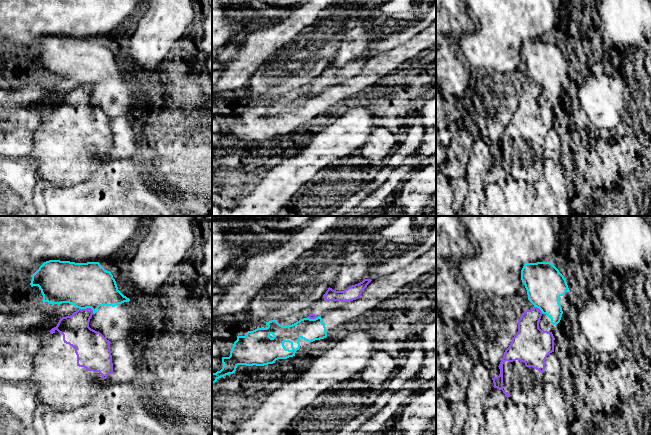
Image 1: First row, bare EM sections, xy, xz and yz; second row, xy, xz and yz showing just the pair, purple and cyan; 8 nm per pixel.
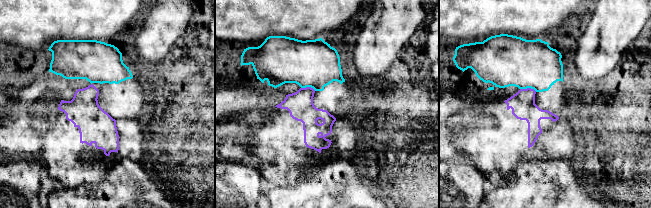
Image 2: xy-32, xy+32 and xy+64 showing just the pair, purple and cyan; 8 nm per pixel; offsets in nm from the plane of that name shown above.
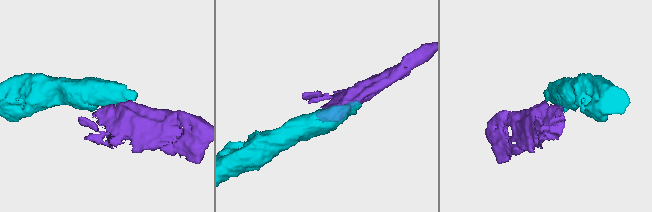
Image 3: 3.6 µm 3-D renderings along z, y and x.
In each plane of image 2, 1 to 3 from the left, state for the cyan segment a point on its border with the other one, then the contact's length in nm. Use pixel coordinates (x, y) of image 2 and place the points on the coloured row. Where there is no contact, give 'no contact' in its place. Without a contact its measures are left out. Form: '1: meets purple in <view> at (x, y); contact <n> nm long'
1: no contact
2: meets purple in xy+32 at (308, 87); contact 120 nm long
3: meets purple in xy+64 at (528, 88); contact 140 nm long

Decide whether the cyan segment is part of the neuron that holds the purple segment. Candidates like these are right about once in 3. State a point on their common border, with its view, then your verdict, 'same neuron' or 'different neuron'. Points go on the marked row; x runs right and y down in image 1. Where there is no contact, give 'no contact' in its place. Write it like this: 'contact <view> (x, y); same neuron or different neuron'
contact xy (87, 308); different neuron

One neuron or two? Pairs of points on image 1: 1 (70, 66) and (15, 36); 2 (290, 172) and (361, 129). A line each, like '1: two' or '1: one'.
1: two
2: one

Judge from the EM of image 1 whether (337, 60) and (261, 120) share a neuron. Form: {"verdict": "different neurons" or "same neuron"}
{"verdict": "different neurons"}

